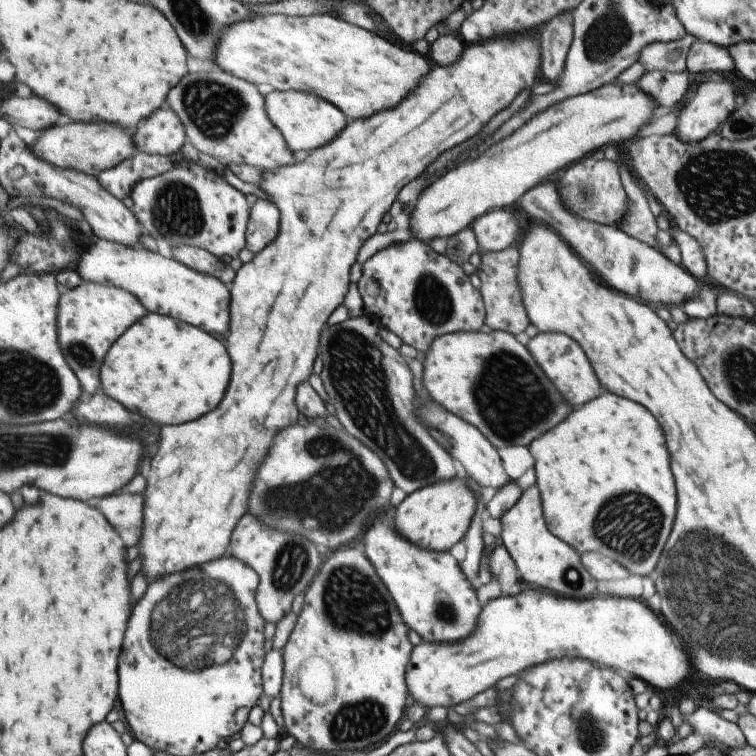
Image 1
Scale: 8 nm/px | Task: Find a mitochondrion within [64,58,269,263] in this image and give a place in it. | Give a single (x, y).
(217, 110)

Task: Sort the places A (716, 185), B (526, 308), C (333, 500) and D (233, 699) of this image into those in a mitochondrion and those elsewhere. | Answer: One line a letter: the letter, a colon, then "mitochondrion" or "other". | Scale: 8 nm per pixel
A: mitochondrion
B: other
C: mitochondrion
D: other

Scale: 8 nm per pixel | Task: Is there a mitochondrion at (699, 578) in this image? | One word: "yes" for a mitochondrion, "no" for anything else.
yes

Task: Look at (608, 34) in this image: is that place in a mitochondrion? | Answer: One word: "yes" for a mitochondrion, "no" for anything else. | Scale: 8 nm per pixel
yes

